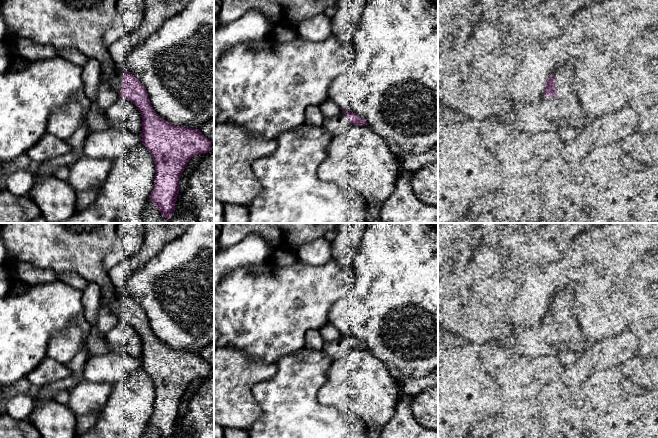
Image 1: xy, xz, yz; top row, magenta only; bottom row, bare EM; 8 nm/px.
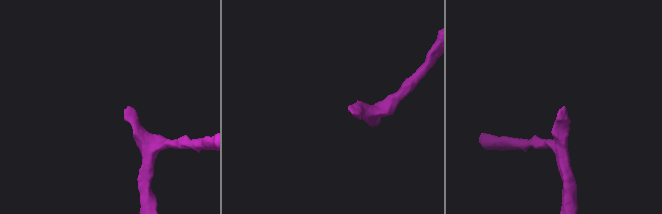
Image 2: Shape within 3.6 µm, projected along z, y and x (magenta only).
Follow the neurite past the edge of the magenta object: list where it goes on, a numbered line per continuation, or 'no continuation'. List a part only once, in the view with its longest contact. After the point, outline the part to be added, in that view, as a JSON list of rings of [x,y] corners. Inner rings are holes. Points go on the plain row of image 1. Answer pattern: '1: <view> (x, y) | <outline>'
1: xy (80, 248) | [[[5,223],[0,229],[0,239],[6,247],[5,267],[10,277],[15,277],[15,267],[19,263],[30,263],[35,268],[51,269],[56,273],[75,273],[87,282],[97,284],[101,288],[101,298],[109,301],[114,315],[119,319],[122,312],[124,294],[109,278],[103,261],[106,254],[118,241],[117,226],[119,223]]]

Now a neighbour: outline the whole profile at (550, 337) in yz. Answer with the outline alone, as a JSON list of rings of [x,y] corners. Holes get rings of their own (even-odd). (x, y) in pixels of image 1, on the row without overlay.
[[[543,321],[526,331],[514,333],[513,350],[529,359],[562,352],[581,352],[589,346],[587,339],[572,322]]]

